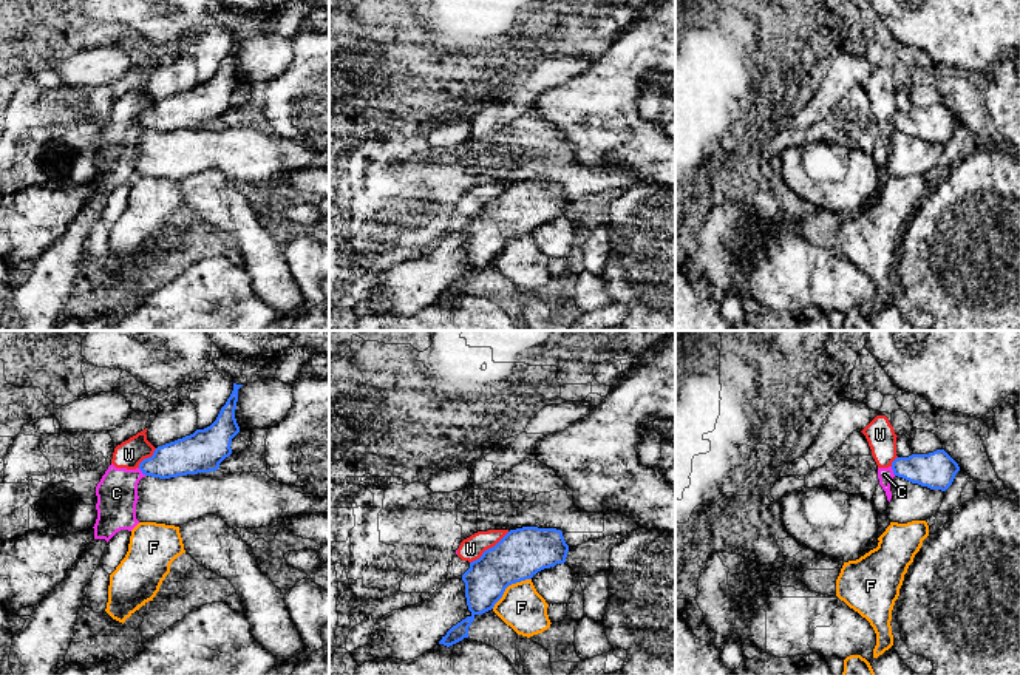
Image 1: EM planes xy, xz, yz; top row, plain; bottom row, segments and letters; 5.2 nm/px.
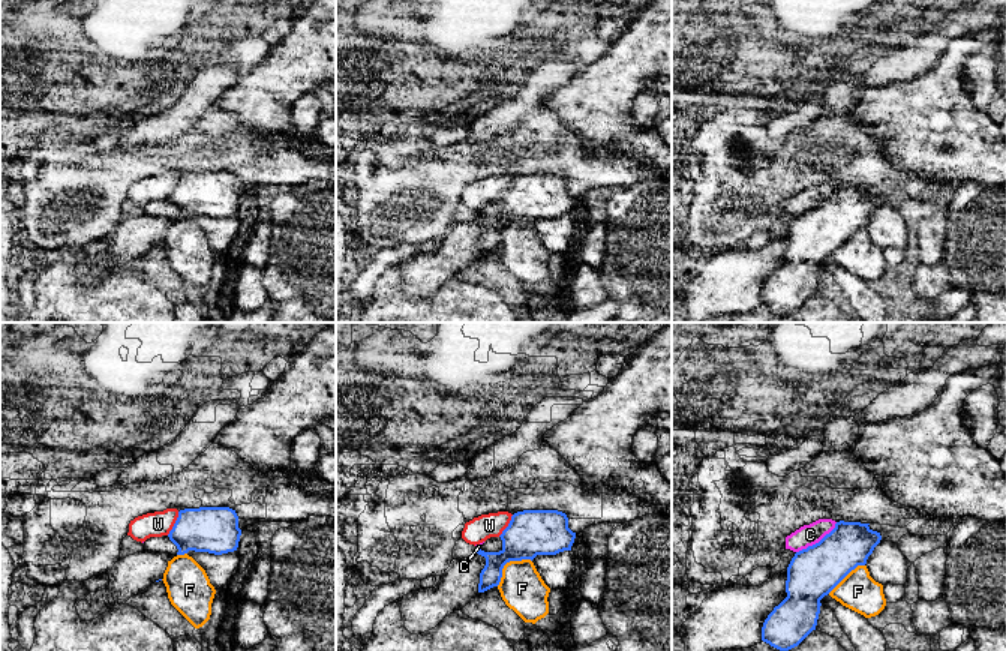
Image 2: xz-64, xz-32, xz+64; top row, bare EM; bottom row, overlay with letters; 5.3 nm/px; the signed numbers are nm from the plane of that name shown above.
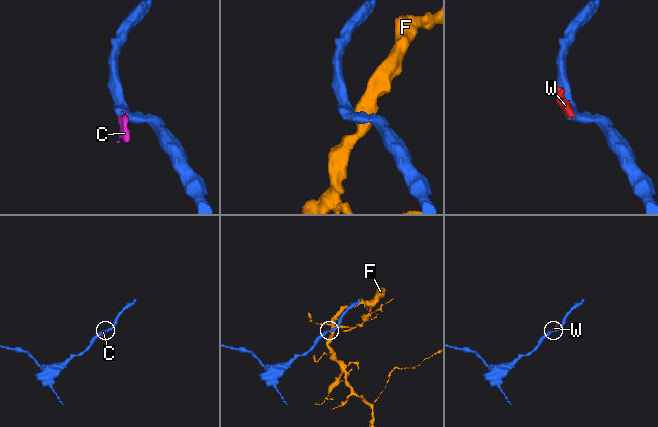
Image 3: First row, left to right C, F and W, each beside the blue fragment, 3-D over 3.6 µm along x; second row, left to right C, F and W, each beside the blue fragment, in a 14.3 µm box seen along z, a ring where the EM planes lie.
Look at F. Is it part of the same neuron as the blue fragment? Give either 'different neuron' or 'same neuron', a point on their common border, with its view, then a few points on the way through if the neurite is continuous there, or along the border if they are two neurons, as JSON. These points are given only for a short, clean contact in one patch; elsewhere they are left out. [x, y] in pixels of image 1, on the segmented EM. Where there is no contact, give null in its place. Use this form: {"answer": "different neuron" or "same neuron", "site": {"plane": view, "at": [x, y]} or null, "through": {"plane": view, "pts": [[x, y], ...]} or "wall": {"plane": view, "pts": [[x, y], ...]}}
{"answer": "different neuron", "site": {"plane": "xz", "at": [509, 584]}, "wall": {"plane": "xz", "pts": [[530, 578], [512, 583], [492, 607]]}}

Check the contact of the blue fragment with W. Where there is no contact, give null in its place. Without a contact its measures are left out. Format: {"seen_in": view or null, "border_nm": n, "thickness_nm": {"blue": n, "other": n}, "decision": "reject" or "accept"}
{"seen_in": "xz", "border_nm": 260, "thickness_nm": {"blue": 260, "other": 120}, "decision": "reject"}

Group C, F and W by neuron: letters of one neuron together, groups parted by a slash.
C W / F

